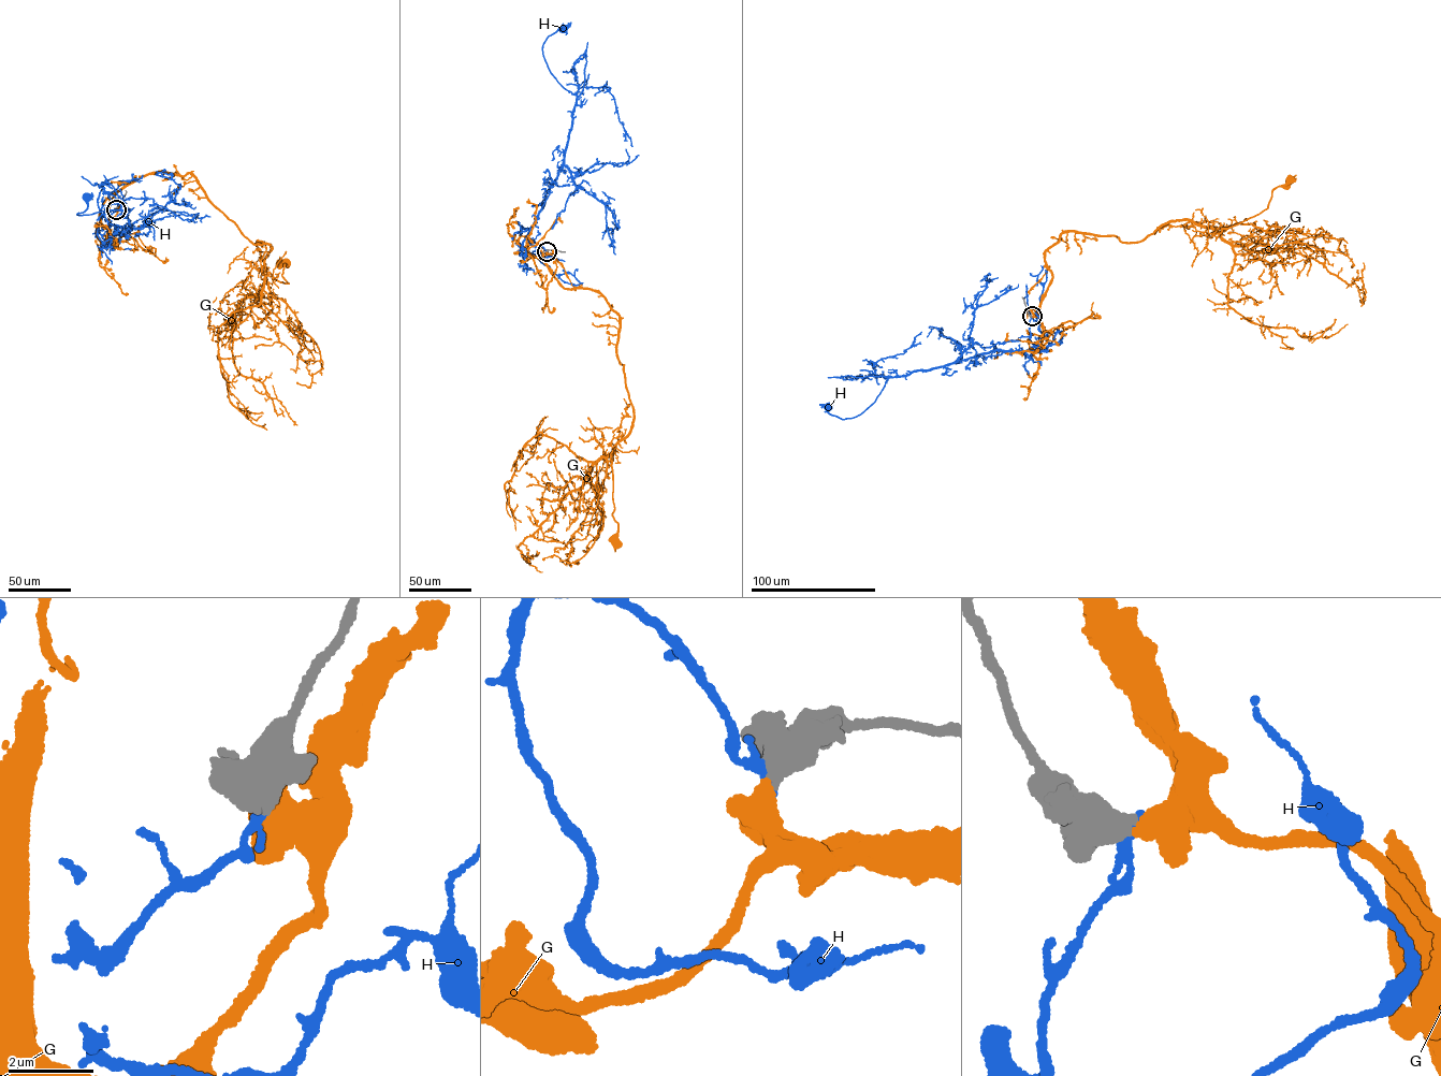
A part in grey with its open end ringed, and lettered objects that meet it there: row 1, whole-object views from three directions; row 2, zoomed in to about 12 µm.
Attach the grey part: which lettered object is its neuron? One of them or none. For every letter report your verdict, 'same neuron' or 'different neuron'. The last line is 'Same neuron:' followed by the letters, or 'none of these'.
G: same neuron
H: different neuron
Same neuron: G

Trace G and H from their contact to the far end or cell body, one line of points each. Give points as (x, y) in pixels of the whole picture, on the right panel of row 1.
G: (1032, 316), (1041, 322), (1044, 256), (1062, 233), (1136, 242), (1185, 220), (1221, 231), (1289, 179)
H: (1032, 317), (1030, 339), (1034, 350), (994, 350), (888, 378), (874, 402), (852, 418), (832, 416), (829, 407)

